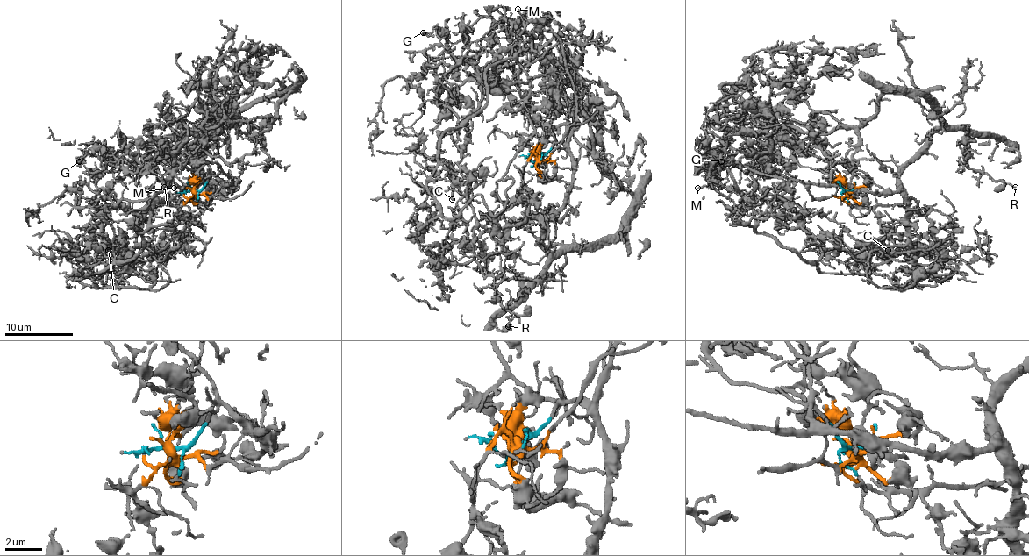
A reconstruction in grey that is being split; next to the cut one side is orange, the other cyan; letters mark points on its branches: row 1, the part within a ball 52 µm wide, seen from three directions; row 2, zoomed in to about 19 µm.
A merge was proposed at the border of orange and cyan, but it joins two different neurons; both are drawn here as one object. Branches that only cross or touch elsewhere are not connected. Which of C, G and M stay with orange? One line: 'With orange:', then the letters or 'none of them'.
With orange: C, G

